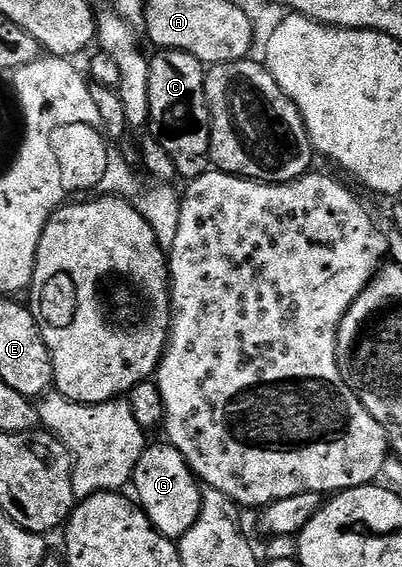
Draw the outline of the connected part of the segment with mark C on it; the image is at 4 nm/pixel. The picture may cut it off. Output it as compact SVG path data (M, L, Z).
M172 48L150 57L149 125L150 135L173 158L184 181L196 180L211 164L211 115L205 94L205 65L193 54Z

